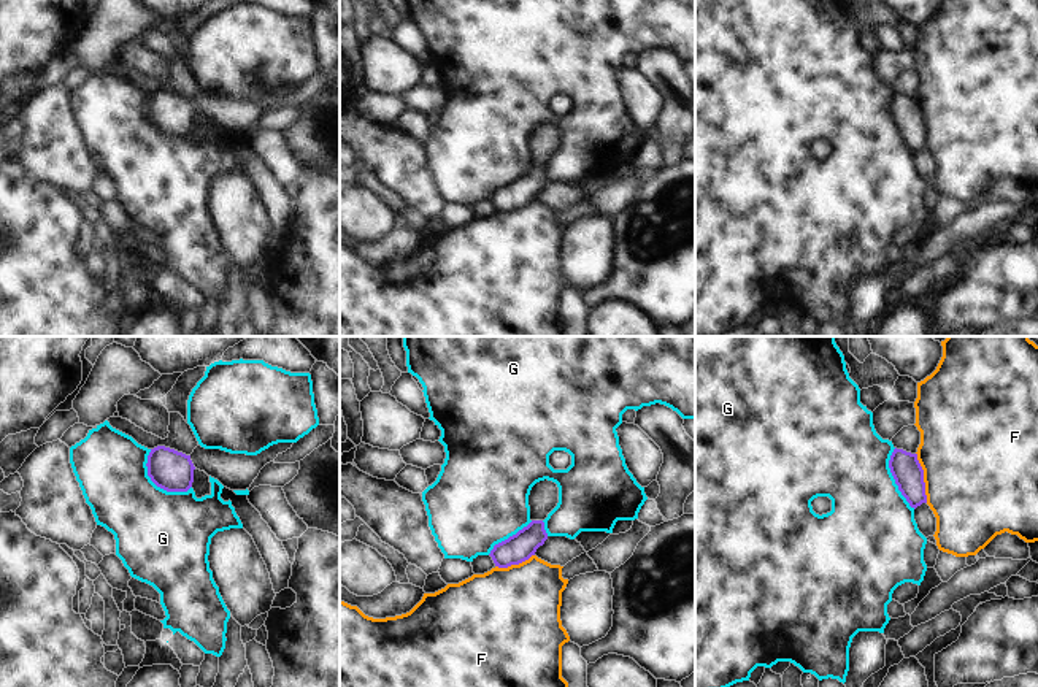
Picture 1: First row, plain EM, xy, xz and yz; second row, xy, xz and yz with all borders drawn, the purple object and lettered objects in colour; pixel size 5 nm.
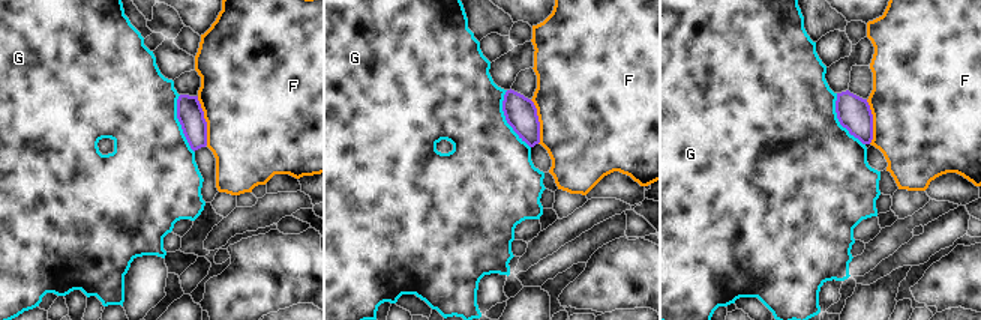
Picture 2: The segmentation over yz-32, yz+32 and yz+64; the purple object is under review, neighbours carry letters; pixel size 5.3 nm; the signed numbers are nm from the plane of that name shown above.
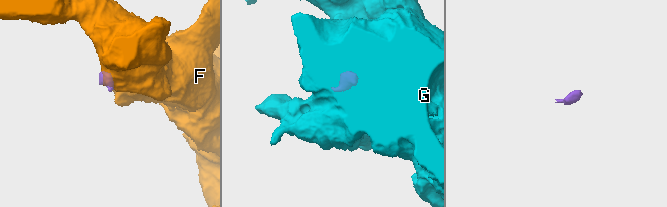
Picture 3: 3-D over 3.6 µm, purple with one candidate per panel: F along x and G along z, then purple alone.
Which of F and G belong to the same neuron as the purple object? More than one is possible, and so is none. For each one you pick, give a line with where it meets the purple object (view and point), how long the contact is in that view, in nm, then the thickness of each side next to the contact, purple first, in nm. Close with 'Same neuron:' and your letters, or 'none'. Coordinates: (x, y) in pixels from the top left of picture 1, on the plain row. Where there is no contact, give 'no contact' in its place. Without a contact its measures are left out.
Same neuron: none

